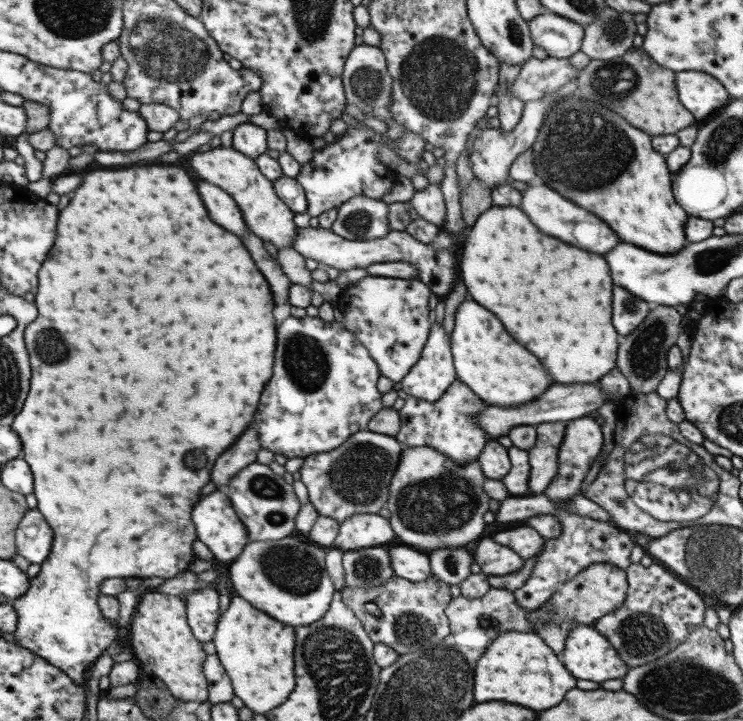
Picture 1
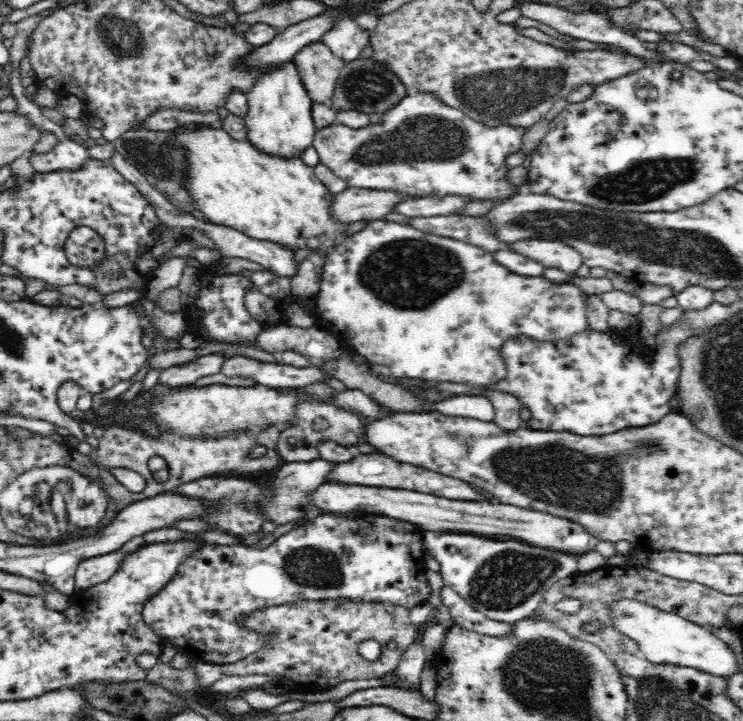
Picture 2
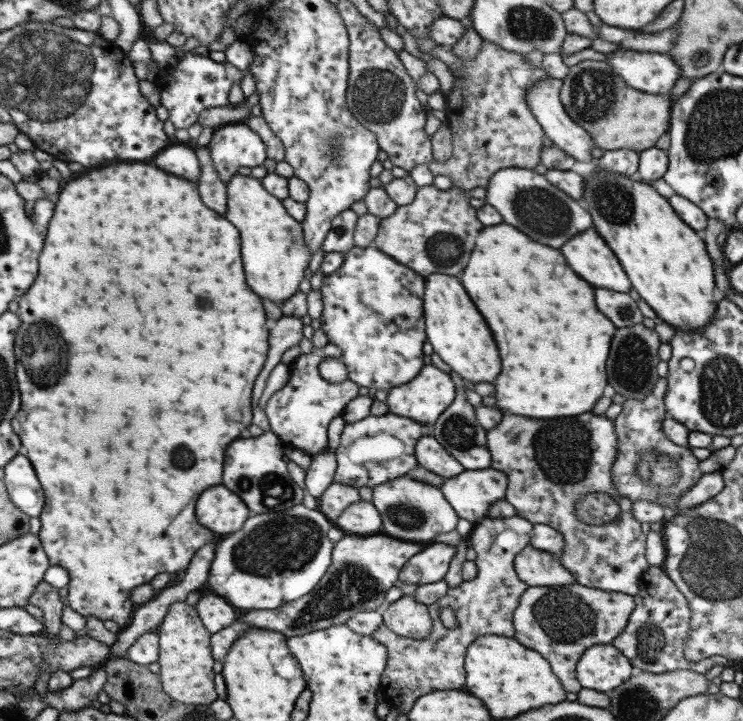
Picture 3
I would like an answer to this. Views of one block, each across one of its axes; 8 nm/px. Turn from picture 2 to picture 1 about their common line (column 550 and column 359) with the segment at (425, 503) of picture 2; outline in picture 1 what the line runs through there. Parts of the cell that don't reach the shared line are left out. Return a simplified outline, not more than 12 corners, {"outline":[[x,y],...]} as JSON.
{"outline":[[379,514],[340,523],[332,548],[387,546],[395,532]]}

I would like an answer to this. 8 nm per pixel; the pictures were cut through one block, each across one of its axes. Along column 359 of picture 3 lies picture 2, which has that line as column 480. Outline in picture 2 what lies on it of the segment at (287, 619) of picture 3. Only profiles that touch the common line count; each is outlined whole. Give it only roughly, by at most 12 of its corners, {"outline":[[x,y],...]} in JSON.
{"outline":[[423,531],[424,550],[478,612],[514,624],[578,556]]}

